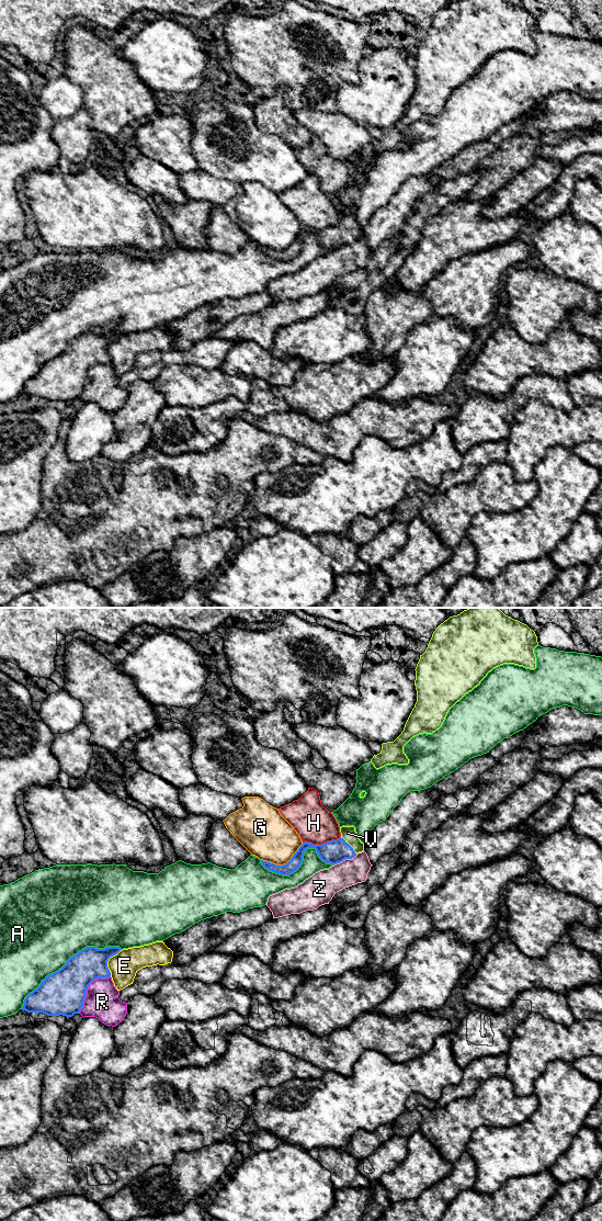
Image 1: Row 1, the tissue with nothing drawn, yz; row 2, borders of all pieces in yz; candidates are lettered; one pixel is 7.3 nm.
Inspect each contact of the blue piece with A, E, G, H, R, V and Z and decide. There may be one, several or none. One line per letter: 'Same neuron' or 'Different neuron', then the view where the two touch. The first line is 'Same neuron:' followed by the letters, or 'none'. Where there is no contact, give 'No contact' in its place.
Same neuron: V
A: Different neuron. Touches blue in yz
E: Different neuron. Touches blue in yz
G: Different neuron. Touches blue in yz
H: Different neuron. Touches blue in yz
R: Different neuron. Touches blue in yz
V: Same neuron. Touches blue in yz
Z: Different neuron. Touches blue in yz

